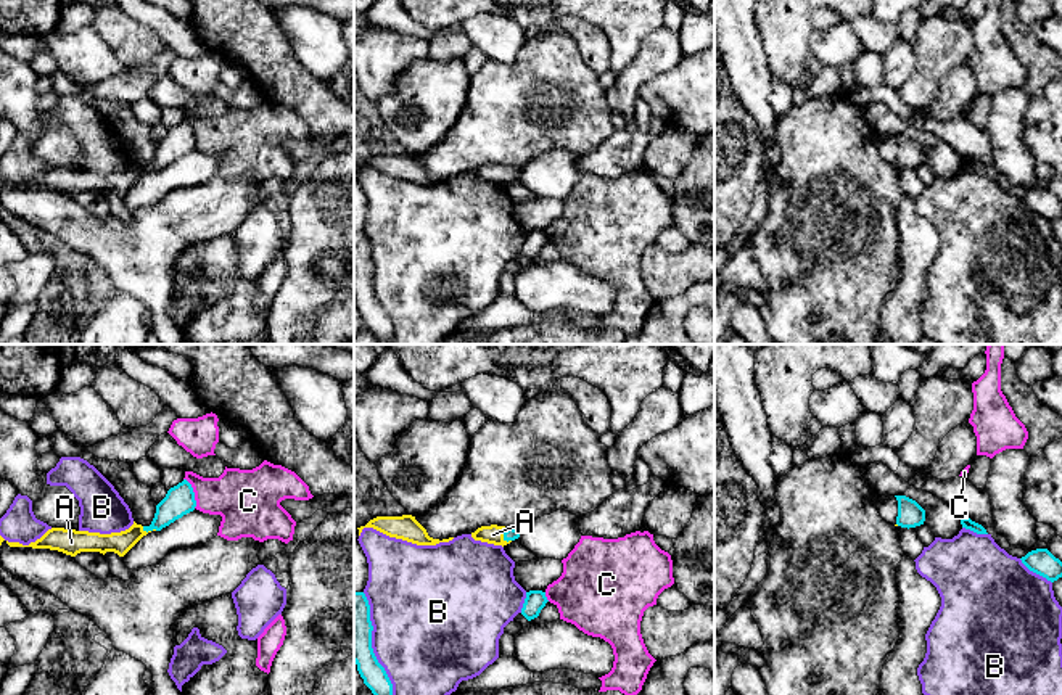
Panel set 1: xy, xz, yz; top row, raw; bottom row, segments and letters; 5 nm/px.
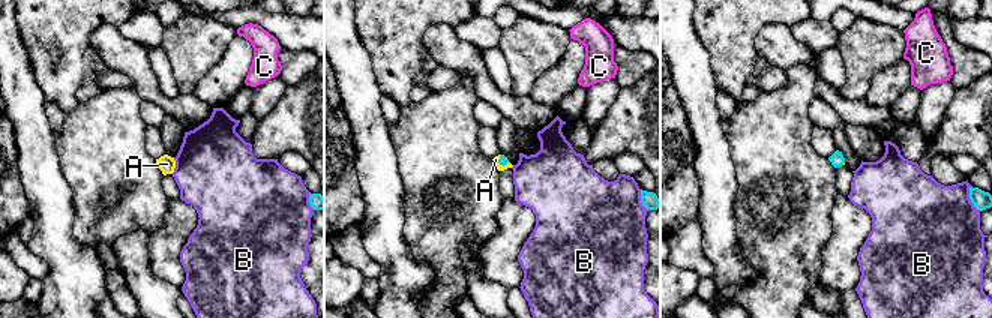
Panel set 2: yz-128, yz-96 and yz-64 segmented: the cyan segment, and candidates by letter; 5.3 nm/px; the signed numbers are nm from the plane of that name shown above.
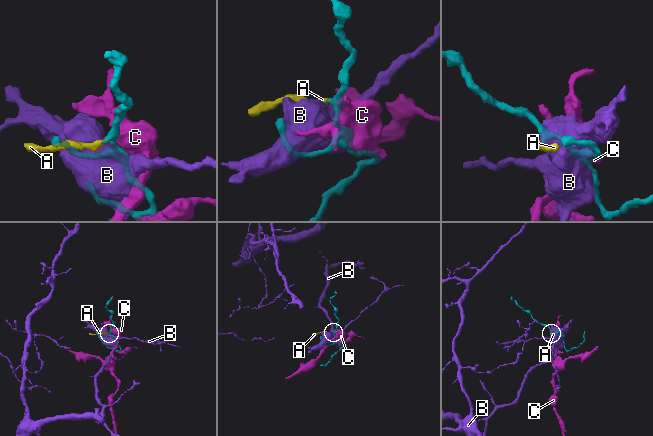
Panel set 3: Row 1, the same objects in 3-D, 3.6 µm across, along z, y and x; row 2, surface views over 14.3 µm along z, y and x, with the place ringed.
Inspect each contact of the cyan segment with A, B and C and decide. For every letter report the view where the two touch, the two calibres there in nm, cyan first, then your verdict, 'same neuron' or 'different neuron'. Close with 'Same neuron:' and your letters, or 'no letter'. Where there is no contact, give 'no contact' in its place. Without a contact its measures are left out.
A: xz | 60/100 nm | same neuron
B: yz | 130/480 nm | different neuron
C: xy | 150/280 nm | different neuron
Same neuron: A

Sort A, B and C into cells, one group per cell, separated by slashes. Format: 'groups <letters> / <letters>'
groups A / B / C

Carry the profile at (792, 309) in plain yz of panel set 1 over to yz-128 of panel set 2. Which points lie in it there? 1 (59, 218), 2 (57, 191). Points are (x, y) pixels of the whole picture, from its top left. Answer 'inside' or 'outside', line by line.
1: outside
2: outside

